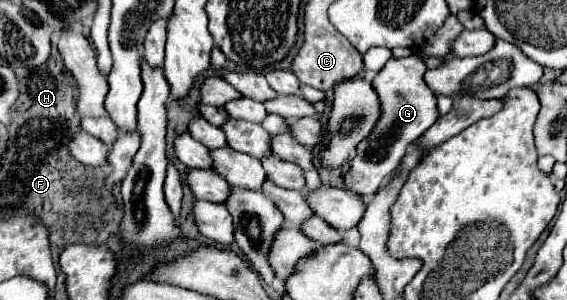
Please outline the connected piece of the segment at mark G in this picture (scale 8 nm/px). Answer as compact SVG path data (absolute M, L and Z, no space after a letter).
M410 55L404 59L390 57L382 71L374 77L372 85L380 97L382 115L374 131L358 145L356 157L350 161L352 167L344 177L348 191L364 197L374 195L376 189L380 189L380 185L386 181L386 177L400 165L402 157L408 151L408 145L416 141L430 125L436 123L436 97L422 79L426 69L428 67L420 55Z

